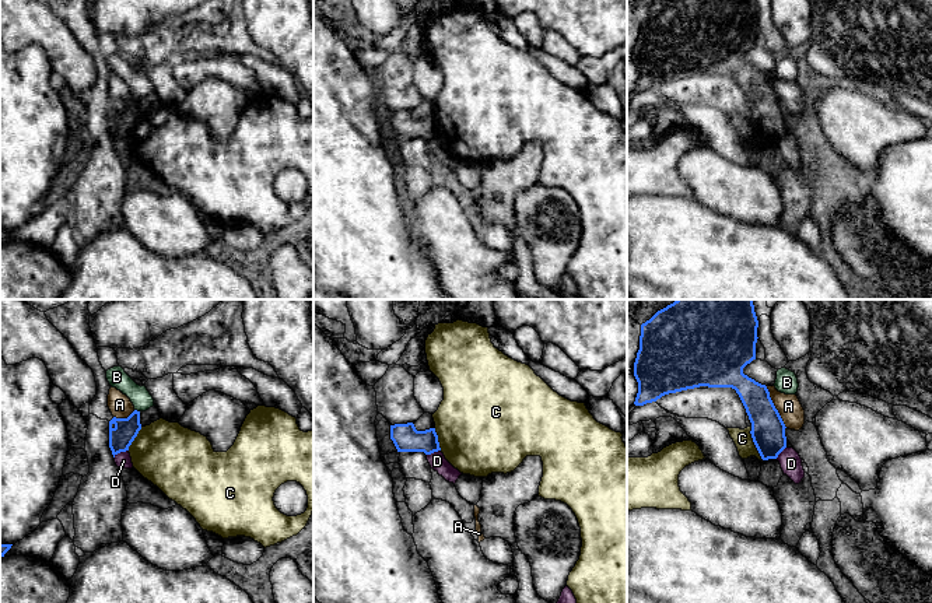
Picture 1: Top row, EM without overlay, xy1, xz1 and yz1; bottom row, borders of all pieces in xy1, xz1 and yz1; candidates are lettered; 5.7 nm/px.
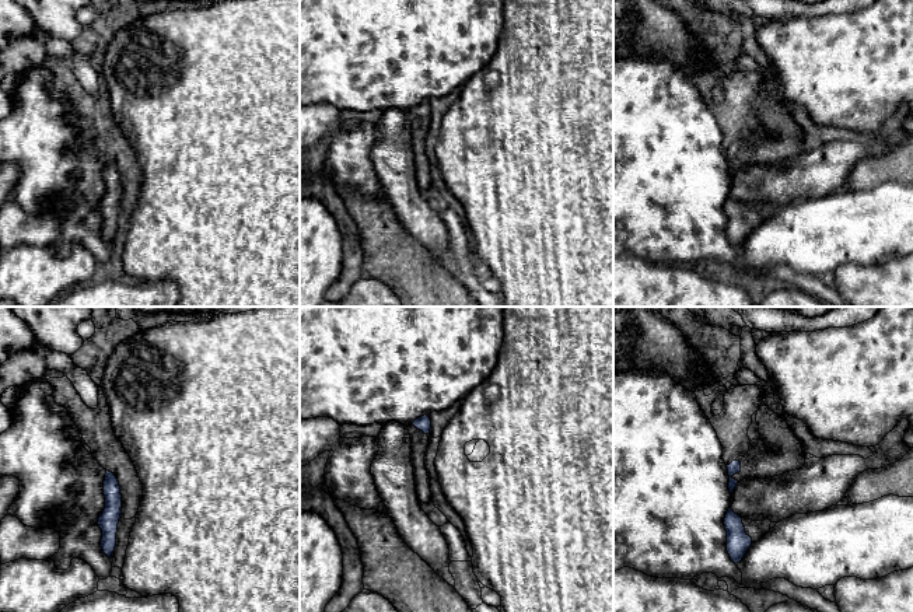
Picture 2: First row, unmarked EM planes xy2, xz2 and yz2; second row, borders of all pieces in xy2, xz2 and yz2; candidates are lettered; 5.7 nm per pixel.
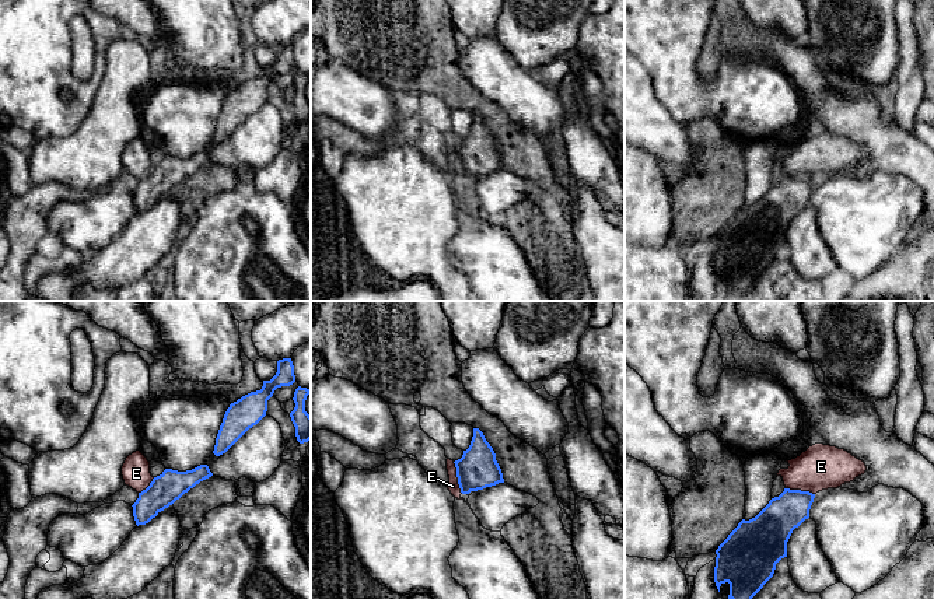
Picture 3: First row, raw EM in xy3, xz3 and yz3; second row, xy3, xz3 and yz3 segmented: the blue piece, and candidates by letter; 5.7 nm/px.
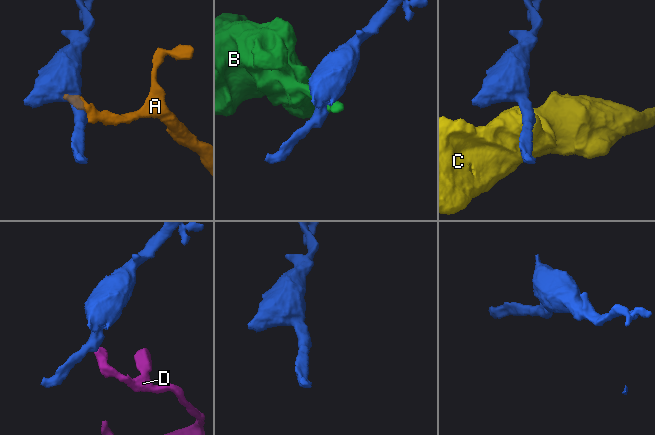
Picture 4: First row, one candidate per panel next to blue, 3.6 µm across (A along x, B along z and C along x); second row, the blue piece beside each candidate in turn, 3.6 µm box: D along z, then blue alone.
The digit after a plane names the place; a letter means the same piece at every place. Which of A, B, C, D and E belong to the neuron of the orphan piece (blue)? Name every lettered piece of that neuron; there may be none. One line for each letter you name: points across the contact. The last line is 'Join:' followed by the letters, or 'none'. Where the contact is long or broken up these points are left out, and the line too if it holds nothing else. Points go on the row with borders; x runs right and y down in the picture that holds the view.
Join: none

